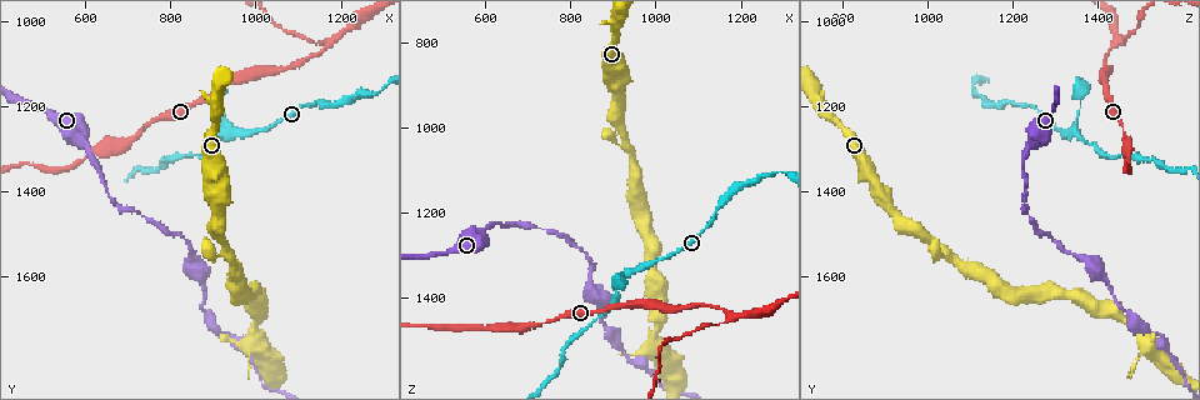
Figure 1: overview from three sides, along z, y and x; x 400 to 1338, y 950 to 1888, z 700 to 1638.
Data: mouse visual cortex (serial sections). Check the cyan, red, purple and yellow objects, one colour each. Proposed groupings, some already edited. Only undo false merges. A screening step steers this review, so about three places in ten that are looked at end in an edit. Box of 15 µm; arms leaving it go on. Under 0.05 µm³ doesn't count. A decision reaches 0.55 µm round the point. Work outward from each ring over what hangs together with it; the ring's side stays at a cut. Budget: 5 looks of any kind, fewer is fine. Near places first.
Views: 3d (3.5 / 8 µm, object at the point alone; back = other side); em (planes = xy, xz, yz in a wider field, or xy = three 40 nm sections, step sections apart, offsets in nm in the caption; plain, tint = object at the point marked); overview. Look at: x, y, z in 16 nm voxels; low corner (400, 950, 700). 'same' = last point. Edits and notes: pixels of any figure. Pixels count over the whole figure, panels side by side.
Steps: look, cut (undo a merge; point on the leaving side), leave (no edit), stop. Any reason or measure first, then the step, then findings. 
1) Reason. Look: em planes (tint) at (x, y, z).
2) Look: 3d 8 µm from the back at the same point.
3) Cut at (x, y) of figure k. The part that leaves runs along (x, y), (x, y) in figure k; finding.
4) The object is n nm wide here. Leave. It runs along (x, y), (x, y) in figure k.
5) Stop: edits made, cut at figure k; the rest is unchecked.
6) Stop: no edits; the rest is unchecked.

Sudden change in width. Look: 3d 3.5 µm at (630, 1305, 1460).

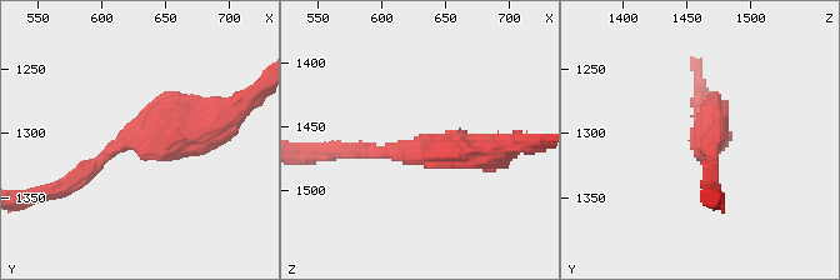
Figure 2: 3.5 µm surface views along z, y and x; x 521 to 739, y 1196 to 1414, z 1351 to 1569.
The arms are 200, 450 nm wide. Look: em xy step 2 (tint) at (628, 1304, 1466).

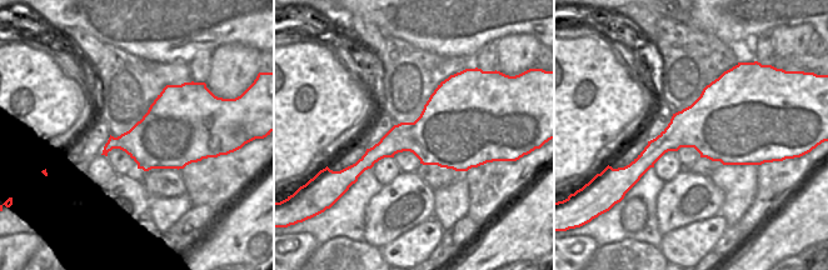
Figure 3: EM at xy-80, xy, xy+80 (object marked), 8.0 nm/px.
Leave. It runs along (220, 121), (124, 140), (66, 183) in figure 2; one cell here.

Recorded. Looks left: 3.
A narrow waist. Look: 3d 3.5 µm at (1170, 1050, 1440).

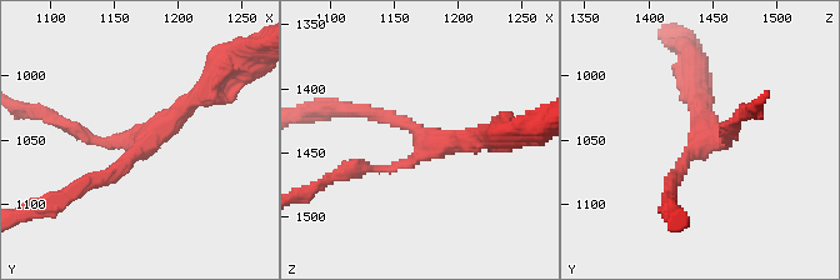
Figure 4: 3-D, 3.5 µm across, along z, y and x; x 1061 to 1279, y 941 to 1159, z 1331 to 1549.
3 arms meet here; the arms are 100, 150, 250 nm wide; now the EM. Look: em xy step 5 (tint) at (1172, 1050, 1446).

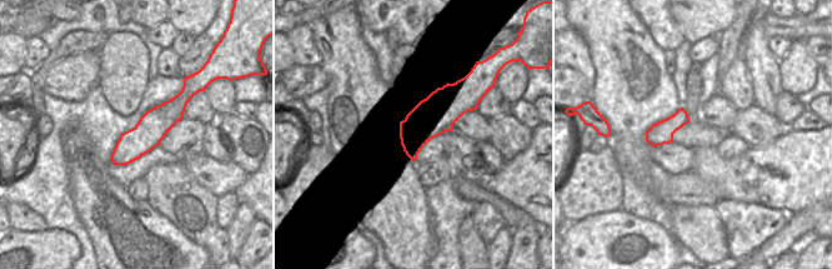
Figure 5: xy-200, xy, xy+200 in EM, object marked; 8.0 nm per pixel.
Leave. It runs along (85, 183), (116, 171), (208, 86) in figure 4; all the same cell.

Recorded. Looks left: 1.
Stop: no edits; the rest is unchecked.

